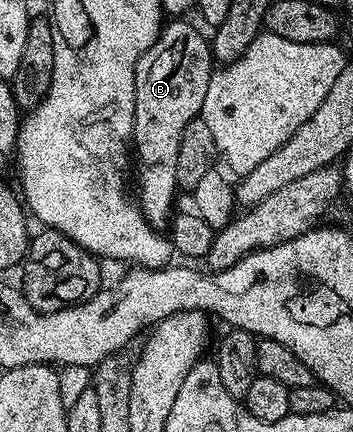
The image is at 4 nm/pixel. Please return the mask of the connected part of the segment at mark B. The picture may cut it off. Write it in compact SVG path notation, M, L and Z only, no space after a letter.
M169 21L161 28L161 35L139 57L135 69L135 117L133 137L135 167L141 182L139 206L145 220L154 229L161 229L174 214L173 198L179 194L175 177L175 160L179 157L179 137L193 119L200 116L203 97L215 70L211 43L189 23Z

